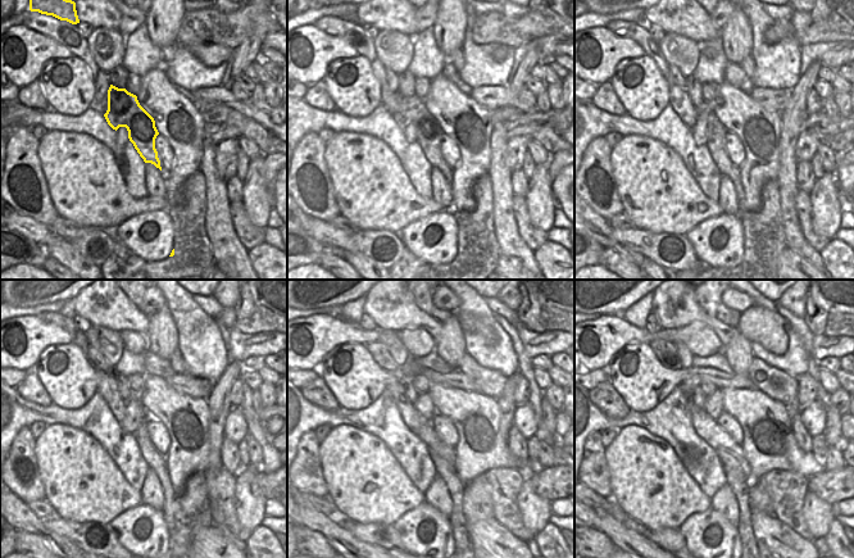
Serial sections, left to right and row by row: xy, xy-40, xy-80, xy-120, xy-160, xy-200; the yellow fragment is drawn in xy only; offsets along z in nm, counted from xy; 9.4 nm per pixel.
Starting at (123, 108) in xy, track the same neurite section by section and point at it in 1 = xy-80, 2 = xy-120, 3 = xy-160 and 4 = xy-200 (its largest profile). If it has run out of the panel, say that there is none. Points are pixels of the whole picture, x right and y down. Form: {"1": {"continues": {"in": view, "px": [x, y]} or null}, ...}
{"1": {"continues": {"in": "xy-80", "px": [716, 143]}}, "2": {"continues": {"in": "xy-120", "px": [155, 461]}}, "3": {"continues": {"in": "xy-160", "px": [455, 486]}}, "4": {"continues": {"in": "xy-200", "px": [741, 490]}}}

